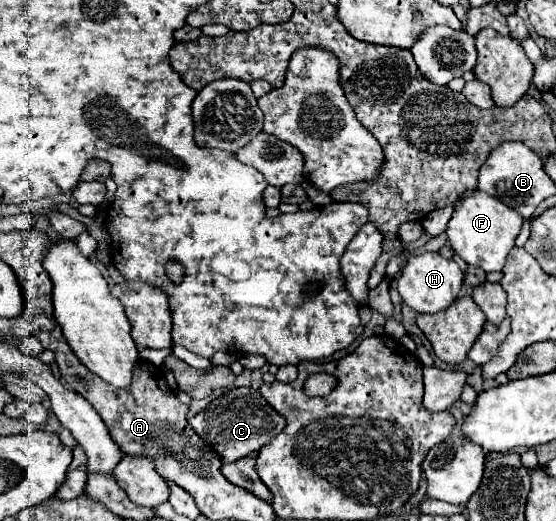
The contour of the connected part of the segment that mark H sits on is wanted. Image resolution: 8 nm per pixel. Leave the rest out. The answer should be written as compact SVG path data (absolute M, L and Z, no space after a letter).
M427 251L423 255L411 257L397 277L399 295L417 313L437 313L447 309L457 299L461 285L463 285L463 271L459 269L459 265L453 259L445 259L437 251Z

